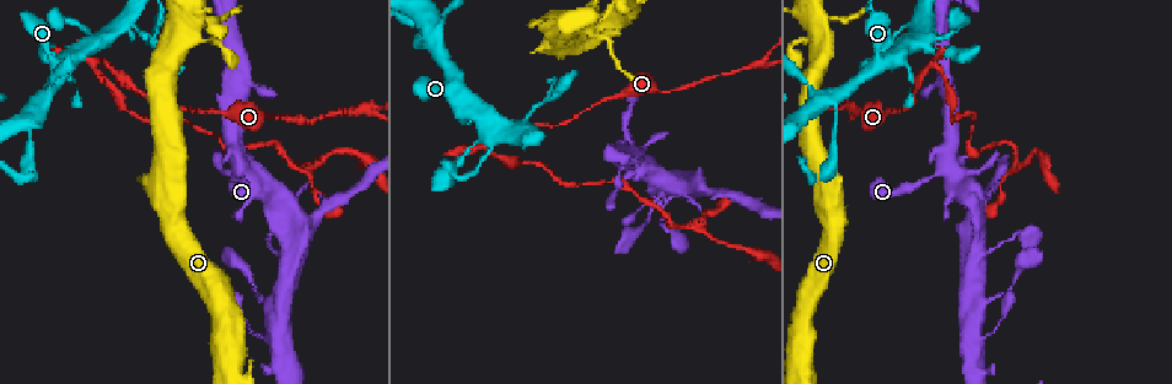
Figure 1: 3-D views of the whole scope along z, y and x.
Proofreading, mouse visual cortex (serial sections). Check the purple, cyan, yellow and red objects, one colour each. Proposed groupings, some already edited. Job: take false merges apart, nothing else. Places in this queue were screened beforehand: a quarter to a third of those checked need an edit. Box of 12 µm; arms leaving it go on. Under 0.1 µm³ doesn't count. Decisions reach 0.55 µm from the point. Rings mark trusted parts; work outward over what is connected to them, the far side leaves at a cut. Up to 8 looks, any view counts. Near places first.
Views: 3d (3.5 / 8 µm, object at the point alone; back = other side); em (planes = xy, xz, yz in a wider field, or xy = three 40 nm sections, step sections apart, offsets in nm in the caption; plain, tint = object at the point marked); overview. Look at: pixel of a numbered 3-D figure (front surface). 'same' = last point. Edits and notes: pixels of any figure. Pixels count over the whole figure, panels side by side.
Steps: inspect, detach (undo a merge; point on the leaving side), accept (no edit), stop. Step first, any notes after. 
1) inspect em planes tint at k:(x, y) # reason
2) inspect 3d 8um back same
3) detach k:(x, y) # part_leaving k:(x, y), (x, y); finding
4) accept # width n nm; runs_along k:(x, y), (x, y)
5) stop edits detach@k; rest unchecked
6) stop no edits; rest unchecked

inspect 3d 3.5um back at 1:(700, 186) # thin arm on a thick one

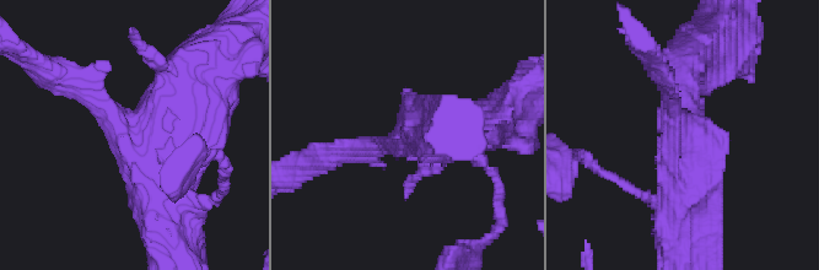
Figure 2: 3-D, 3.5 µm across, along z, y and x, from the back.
inspect em xy step 5 plain at 2:(131, 129) # now the EM

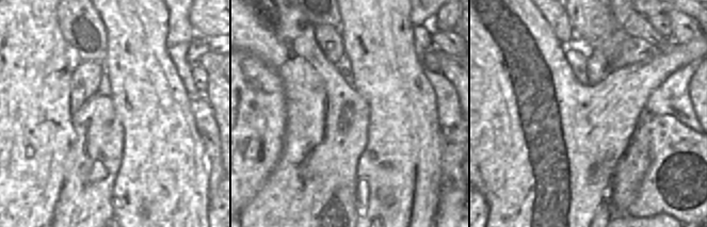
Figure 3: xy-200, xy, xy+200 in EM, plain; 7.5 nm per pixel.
inspect em xy step 5 tint same

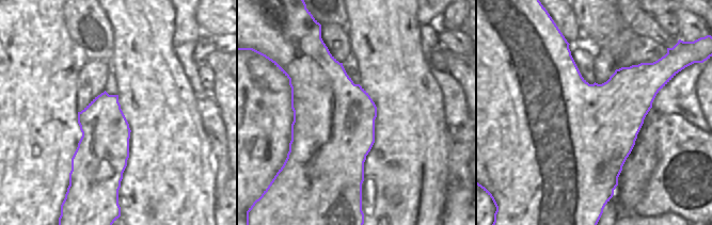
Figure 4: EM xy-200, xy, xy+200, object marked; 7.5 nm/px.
accept # runs_along 2:(190, 69), (149, 136), (168, 220); continuous, no second cell

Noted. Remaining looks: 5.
inspect 3d 8um at 1:(672, 90) # a narrow waist

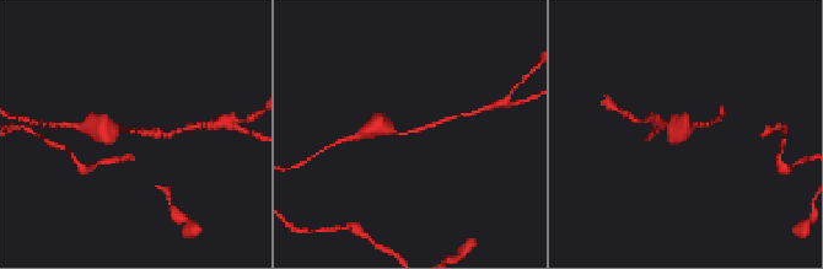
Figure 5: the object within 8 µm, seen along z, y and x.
inspect 3d 3.5um back at 5:(412, 130) # zoom in

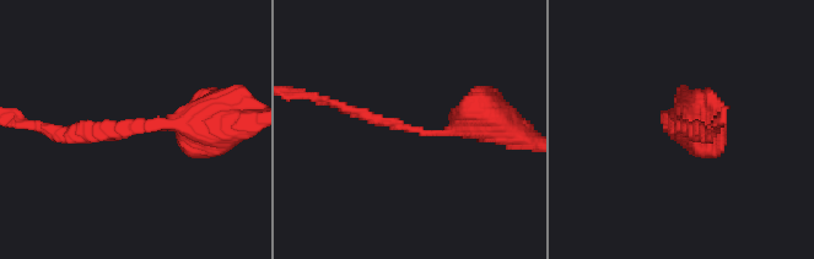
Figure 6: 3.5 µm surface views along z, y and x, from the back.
accept # runs_along 6:(488, 113), (449, 131), (413, 131), (329, 103); continuous, no second cell

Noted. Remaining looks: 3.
inspect 3d 8um at 1:(761, 63) # arms part here

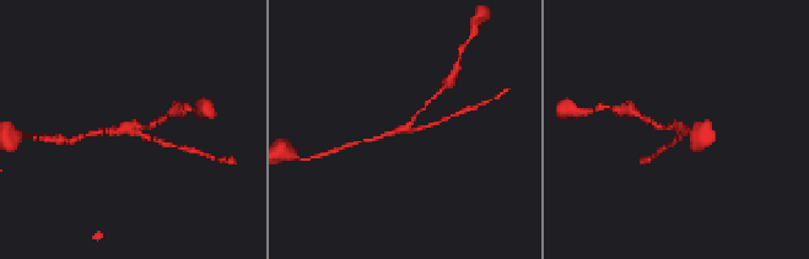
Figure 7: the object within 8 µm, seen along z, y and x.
inspect em xy step 3 tint at 7:(404, 128) # shape alone is not enough

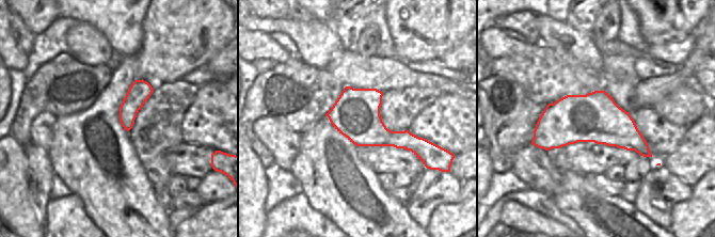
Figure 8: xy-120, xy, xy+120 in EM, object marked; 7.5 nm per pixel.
accept # arms 3; arm_widths 100, 150, 150 nm; runs_along 7:(371, 140), (426, 125); continuous, no second cell

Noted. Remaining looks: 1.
stop no edits; rest unchecked

